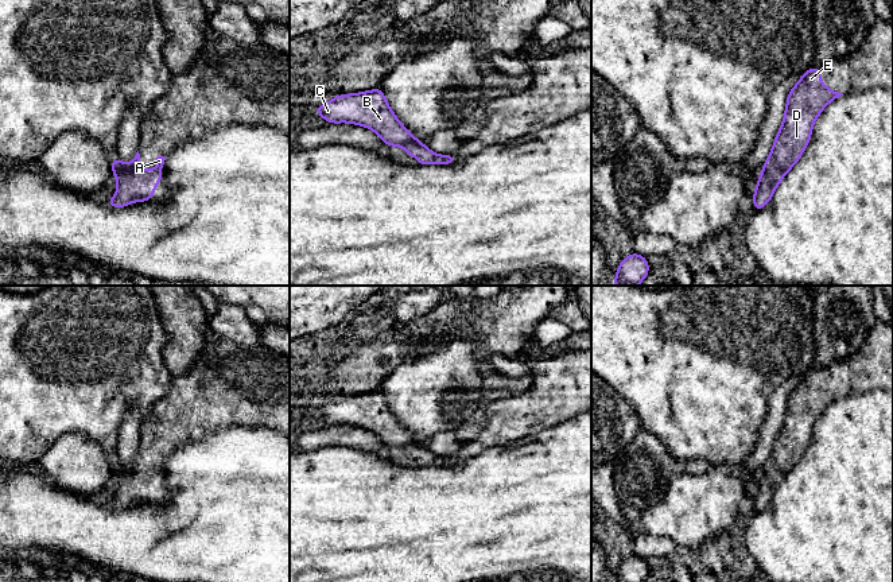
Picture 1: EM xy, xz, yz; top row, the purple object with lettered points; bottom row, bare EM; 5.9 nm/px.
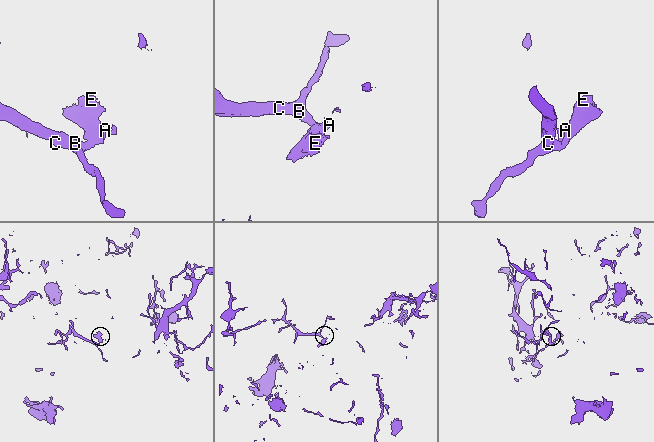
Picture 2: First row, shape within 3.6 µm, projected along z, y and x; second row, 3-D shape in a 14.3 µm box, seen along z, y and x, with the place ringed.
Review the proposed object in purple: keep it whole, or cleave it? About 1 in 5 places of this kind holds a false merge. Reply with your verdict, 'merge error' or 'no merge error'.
no merge error

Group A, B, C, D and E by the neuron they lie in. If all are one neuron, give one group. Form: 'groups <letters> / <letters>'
groups A B C D E

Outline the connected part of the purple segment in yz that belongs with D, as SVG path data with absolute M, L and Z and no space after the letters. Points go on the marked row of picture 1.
M819 66L807 70L792 88L787 97L783 124L753 194L756 212L765 207L784 175L800 159L811 140L814 123L823 108L840 96L843 94L822 85Z

